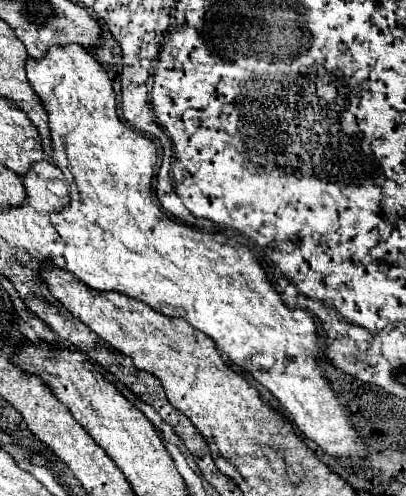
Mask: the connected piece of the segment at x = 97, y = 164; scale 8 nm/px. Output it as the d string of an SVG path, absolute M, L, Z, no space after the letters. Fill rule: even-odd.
M67 44L67 46L57 46L57 48L49 48L49 52L41 58L41 60L33 60L29 58L25 62L25 70L27 70L27 80L31 84L31 88L35 90L35 94L41 98L45 110L47 110L47 116L49 116L49 130L51 130L51 160L53 164L57 164L57 168L63 172L65 180L69 180L71 186L75 186L74 189L70 189L69 206L65 206L63 210L57 210L53 214L53 228L57 230L57 234L61 236L63 244L65 244L65 262L67 262L67 270L77 276L81 282L85 282L87 286L91 286L93 290L117 290L129 298L135 298L135 300L141 300L145 302L147 306L155 308L157 312L165 314L165 316L173 316L173 318L183 318L187 320L193 328L205 332L207 336L211 336L217 344L217 350L229 358L229 362L233 362L235 366L247 370L257 382L261 382L281 404L283 408L289 412L291 420L297 424L297 428L313 442L317 442L321 446L323 452L327 452L329 456L333 458L351 458L351 460L361 460L365 458L367 454L367 446L365 446L365 440L361 440L357 436L357 432L353 430L353 424L351 420L345 416L349 414L345 408L341 408L339 400L337 400L337 394L331 390L329 382L321 376L321 370L319 370L319 350L317 350L317 328L315 328L315 322L313 318L305 312L305 310L299 310L299 308L287 308L283 302L281 302L281 296L273 290L273 286L269 284L263 268L259 266L259 262L255 260L255 256L251 254L251 250L243 244L239 244L237 240L233 238L227 238L223 234L209 234L209 232L201 232L201 230L195 230L191 226L185 226L185 224L179 224L175 220L171 220L167 214L161 212L161 208L153 202L151 198L151 180L153 180L153 164L157 162L157 148L155 144L145 138L143 134L135 132L133 128L129 128L127 124L123 124L117 116L117 106L115 106L115 92L113 92L113 86L111 86L111 80L107 76L107 72L101 68L101 64L89 54L85 52L85 48L81 48L79 44Z

